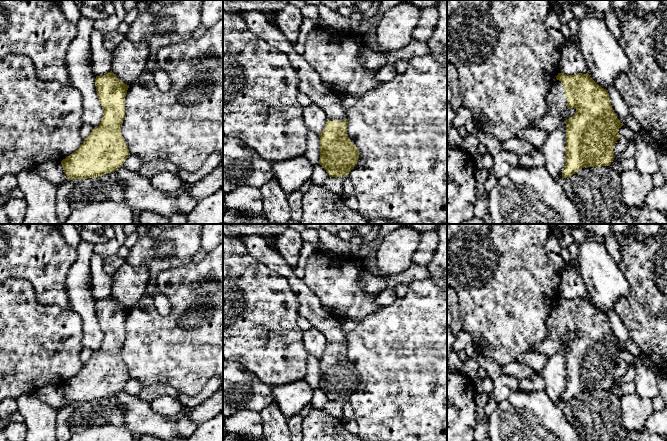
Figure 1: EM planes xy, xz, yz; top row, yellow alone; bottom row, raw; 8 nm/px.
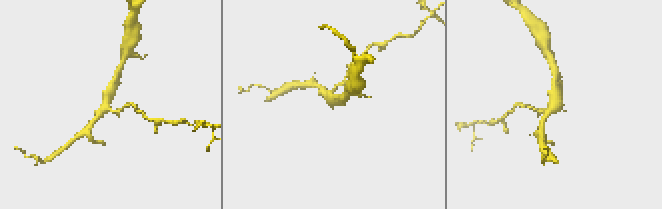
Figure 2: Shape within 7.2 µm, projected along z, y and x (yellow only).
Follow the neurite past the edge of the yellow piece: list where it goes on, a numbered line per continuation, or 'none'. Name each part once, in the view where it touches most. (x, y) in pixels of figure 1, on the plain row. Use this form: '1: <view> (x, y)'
1: yz (556, 324)

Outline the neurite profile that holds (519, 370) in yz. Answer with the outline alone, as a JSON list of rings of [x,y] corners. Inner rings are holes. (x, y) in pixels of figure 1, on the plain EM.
[[[518,361],[501,366],[502,375],[511,375],[519,380],[531,378],[536,373],[537,372],[535,372],[530,366]]]

